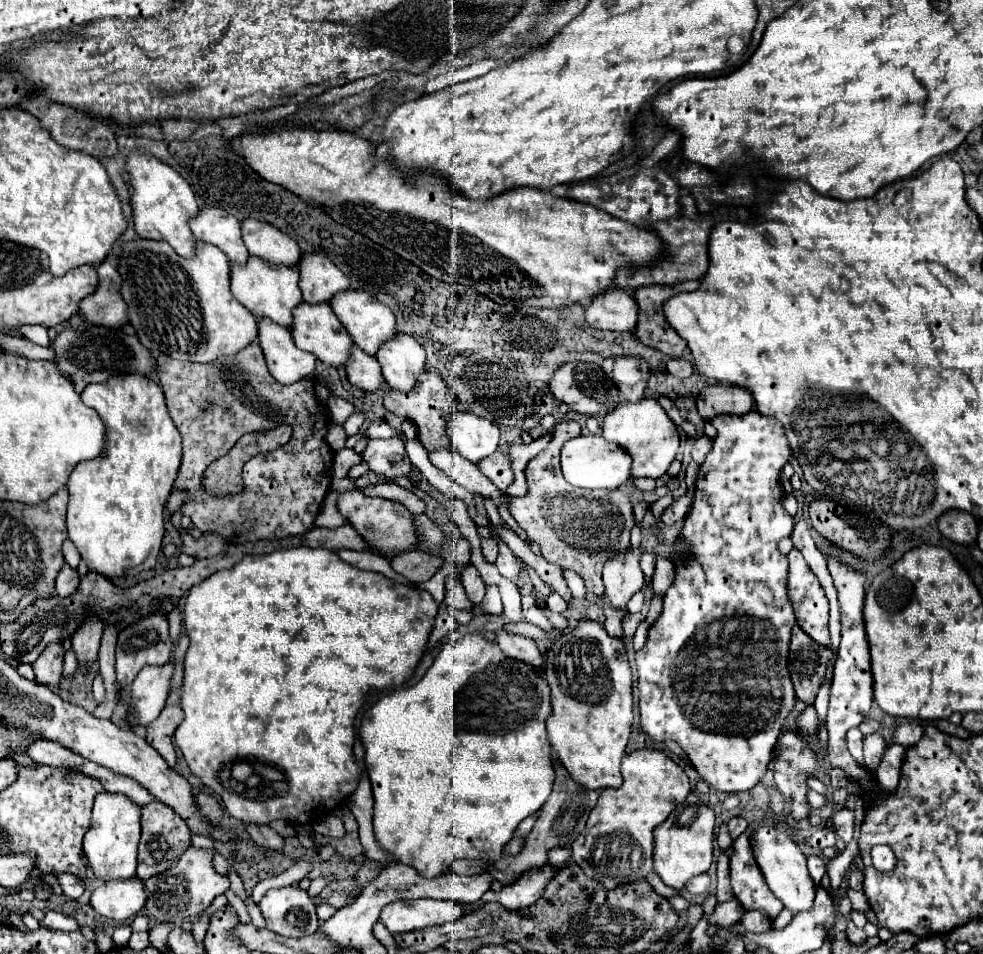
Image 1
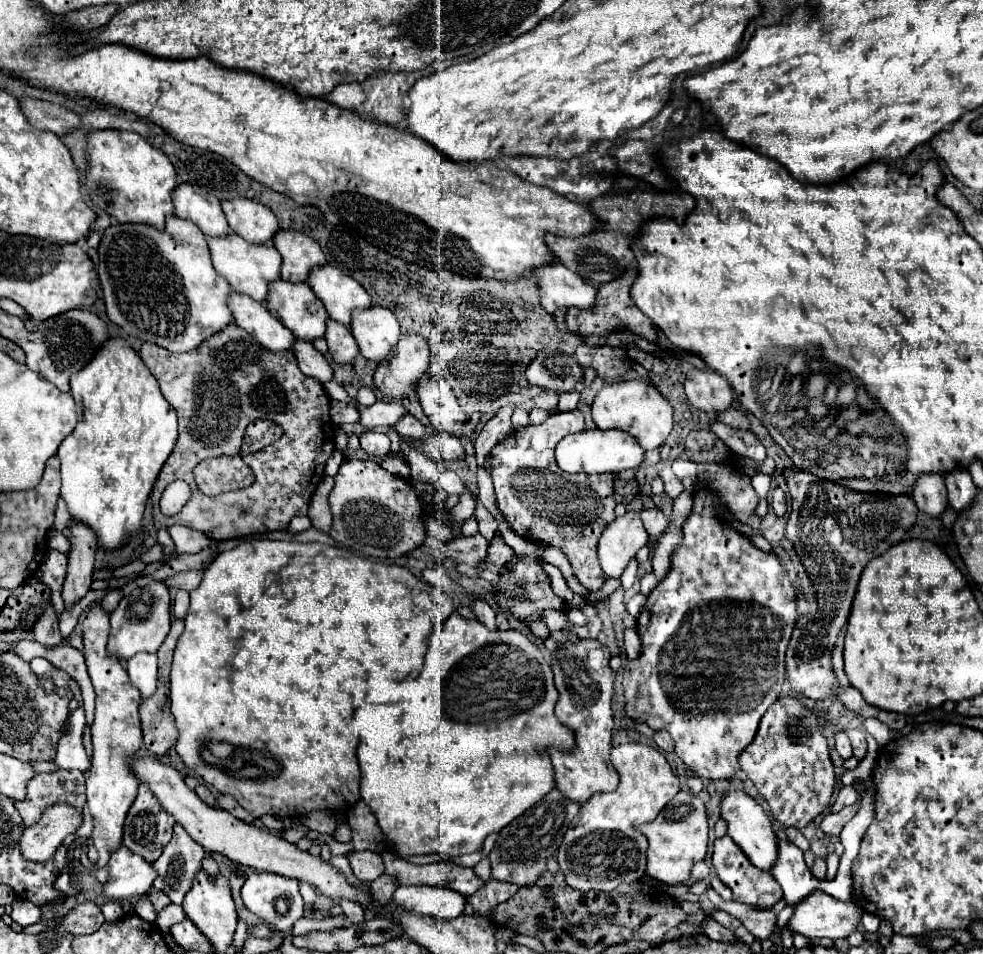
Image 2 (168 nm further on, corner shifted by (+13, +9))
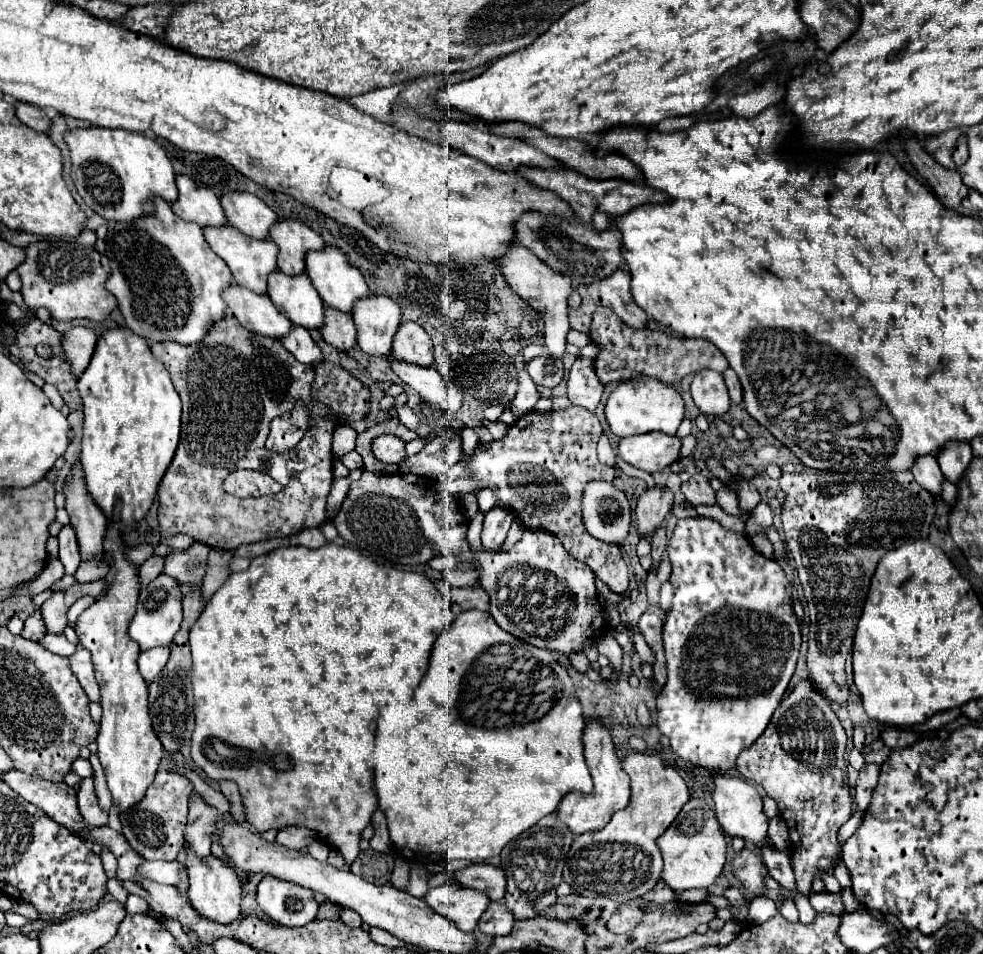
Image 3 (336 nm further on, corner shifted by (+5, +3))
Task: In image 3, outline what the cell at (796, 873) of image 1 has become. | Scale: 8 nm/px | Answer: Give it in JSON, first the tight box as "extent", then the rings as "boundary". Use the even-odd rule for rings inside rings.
{"extent":[713,773,769,849],"boundary":[[[713,773],[713,801],[715,801],[715,815],[727,835],[747,839],[757,849],[767,845],[769,819],[763,811],[763,799],[751,783],[731,777],[727,773]]]}

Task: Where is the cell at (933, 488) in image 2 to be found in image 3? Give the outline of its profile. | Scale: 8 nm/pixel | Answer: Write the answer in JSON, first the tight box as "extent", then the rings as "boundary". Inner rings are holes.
{"extent":[911,457,945,501],"boundary":[[[921,457],[921,461],[917,461],[917,465],[913,465],[911,473],[913,473],[915,481],[935,497],[935,501],[941,501],[941,489],[943,489],[945,477],[943,477],[935,457]]]}

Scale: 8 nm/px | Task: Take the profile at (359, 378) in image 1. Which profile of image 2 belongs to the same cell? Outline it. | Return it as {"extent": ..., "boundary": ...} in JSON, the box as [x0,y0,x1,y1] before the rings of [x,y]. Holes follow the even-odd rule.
{"extent":[325,319,359,363],"boundary":[[[327,319],[327,331],[325,331],[325,341],[329,345],[329,353],[337,363],[353,363],[355,357],[359,355],[359,347],[351,335],[351,329]]]}

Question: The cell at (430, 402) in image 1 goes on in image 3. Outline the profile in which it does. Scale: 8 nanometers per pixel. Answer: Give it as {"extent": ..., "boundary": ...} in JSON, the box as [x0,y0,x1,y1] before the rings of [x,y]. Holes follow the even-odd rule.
{"extent":[393,323,433,367],"boundary":[[[401,323],[401,329],[397,331],[393,339],[393,359],[413,363],[419,367],[431,367],[433,365],[433,341],[427,335],[427,331],[417,323]]]}

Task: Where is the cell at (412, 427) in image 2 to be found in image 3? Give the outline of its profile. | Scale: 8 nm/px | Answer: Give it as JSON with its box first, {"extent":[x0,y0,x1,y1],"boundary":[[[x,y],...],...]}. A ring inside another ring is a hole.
{"extent":[397,405,419,431],"boundary":[[[407,405],[399,407],[399,409],[397,409],[397,413],[399,413],[399,421],[401,421],[407,429],[415,431],[415,429],[419,427],[419,417],[417,417],[417,413],[415,413],[413,409],[409,409]]]}

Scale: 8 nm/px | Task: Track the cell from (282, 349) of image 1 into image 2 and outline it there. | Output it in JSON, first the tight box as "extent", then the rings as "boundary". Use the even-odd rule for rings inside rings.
{"extent":[229,293,293,351],"boundary":[[[229,293],[229,309],[233,313],[235,323],[251,333],[263,347],[269,351],[287,351],[293,345],[293,333],[279,321],[269,315],[263,303],[257,303],[249,295]]]}

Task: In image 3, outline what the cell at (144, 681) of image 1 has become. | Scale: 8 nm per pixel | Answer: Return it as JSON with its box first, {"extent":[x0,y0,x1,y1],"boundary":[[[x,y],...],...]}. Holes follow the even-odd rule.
{"extent":[137,649,169,683],"boundary":[[[147,649],[145,653],[139,655],[137,661],[139,673],[147,683],[151,683],[163,671],[167,659],[169,659],[169,649]]]}

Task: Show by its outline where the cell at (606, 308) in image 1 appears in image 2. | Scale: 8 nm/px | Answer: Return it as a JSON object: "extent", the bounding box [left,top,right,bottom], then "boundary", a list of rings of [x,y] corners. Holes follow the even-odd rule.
{"extent":[531,263,597,313],"boundary":[[[549,263],[535,267],[531,275],[537,279],[541,291],[541,307],[553,313],[559,307],[589,309],[595,303],[597,289],[587,285],[577,273],[569,271],[561,263]]]}

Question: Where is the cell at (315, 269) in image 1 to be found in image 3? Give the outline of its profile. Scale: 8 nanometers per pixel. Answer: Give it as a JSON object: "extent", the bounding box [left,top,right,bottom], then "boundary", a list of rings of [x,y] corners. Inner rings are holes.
{"extent":[271,221,325,275],"boundary":[[[279,221],[273,225],[271,239],[279,247],[279,269],[285,275],[305,273],[305,257],[309,251],[325,249],[323,239],[305,223],[299,221]]]}

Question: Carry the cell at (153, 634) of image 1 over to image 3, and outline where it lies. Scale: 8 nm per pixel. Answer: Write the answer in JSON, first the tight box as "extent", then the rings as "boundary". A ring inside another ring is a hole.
{"extent":[129,575,183,651],"boundary":[[[159,575],[139,595],[137,613],[129,625],[129,637],[133,637],[133,641],[139,643],[141,651],[147,651],[153,647],[169,647],[173,637],[179,631],[181,617],[183,617],[183,613],[181,613],[181,589],[179,589],[177,581],[173,577]]]}

